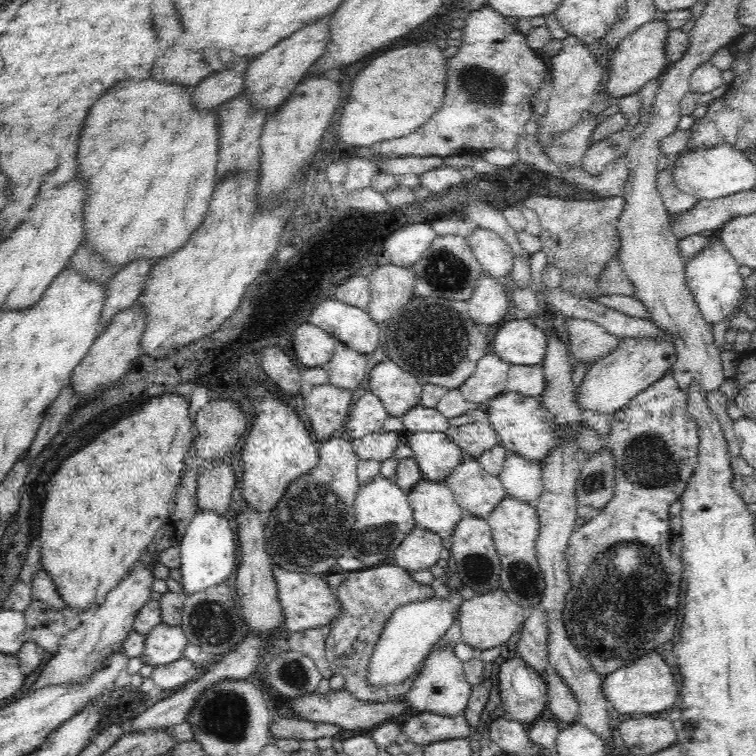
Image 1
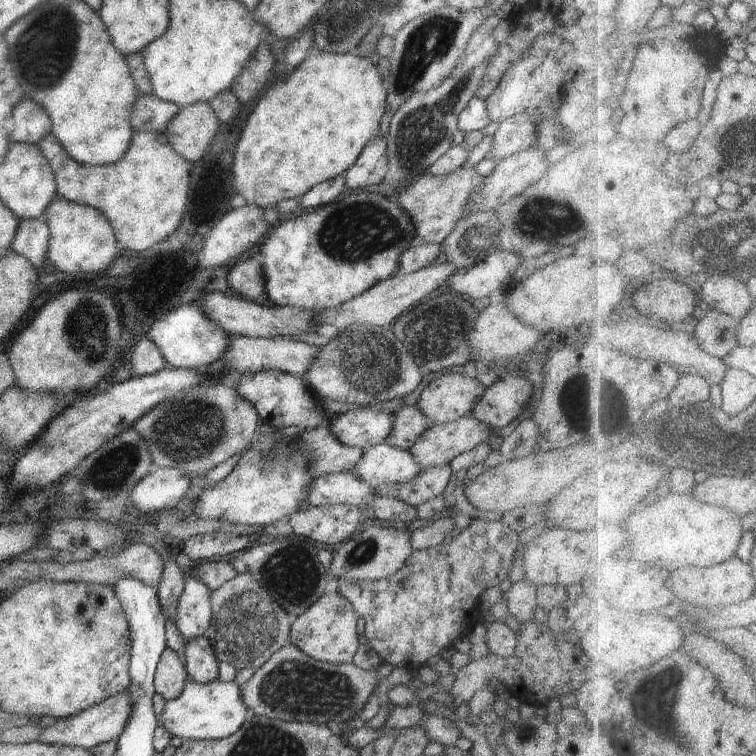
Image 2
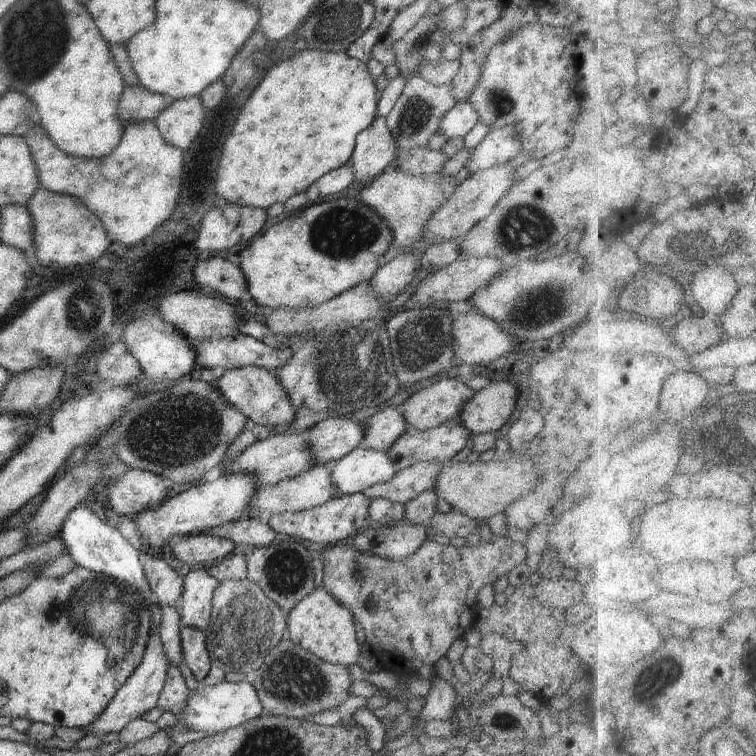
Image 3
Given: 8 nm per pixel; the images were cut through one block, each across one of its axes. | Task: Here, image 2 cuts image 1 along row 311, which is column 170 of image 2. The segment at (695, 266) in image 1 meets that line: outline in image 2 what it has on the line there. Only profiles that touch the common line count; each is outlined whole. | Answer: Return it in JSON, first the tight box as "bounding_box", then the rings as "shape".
{"bounding_box":[159,679,250,740],"shape":[[[189,679],[176,700],[167,700],[159,724],[172,736],[188,740],[220,740],[234,734],[250,715],[242,700],[242,690],[235,681],[198,683]]]}

